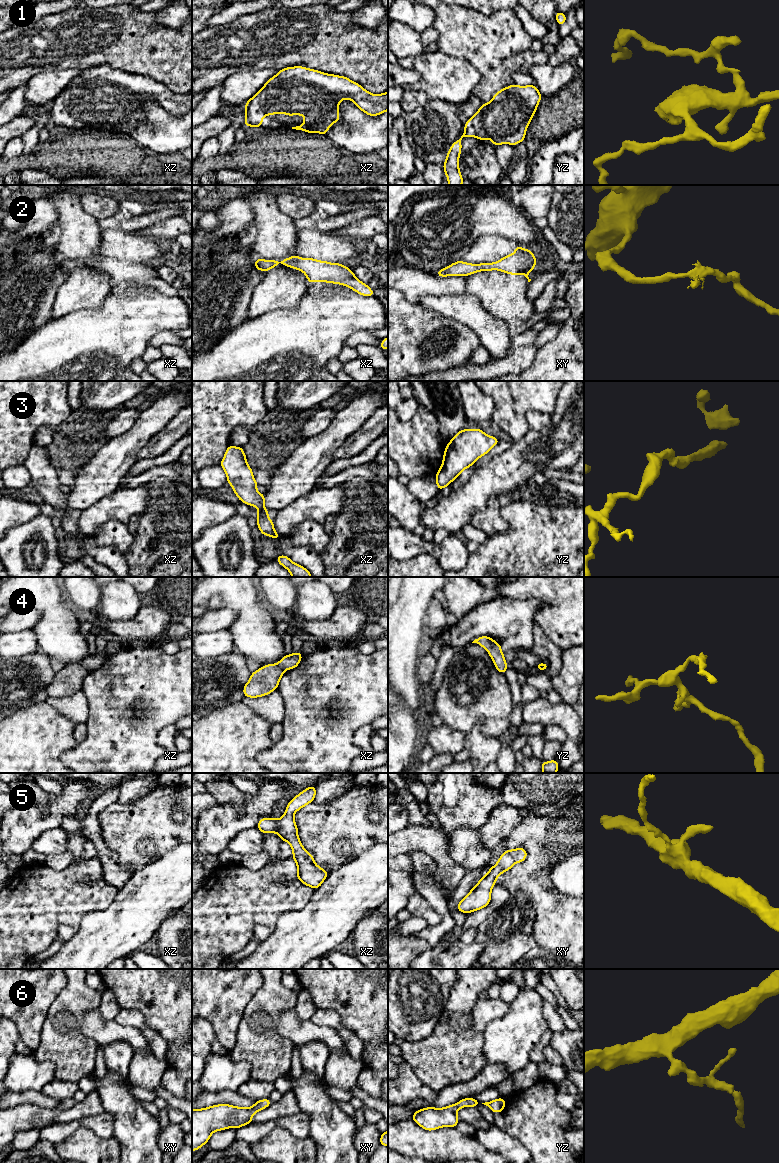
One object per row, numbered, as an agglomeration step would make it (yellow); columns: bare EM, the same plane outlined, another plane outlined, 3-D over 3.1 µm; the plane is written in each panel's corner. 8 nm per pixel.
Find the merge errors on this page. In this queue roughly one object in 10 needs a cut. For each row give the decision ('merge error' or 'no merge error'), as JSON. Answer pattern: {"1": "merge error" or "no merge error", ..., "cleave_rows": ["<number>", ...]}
{"1": "no merge error", "2": "no merge error", "3": "no merge error", "4": "no merge error", "5": "no merge error", "6": "no merge error", "cleave_rows": []}

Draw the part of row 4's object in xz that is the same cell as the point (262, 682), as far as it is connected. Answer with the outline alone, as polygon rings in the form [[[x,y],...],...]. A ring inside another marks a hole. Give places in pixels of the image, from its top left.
[[[302,653],[286,655],[277,664],[268,664],[251,673],[249,681],[243,688],[244,697],[257,698],[270,694],[278,689],[278,684],[286,670],[296,668]]]

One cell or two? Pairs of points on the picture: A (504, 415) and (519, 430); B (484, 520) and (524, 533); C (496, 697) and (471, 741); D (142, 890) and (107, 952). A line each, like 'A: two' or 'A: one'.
A: one
B: two
C: two
D: one

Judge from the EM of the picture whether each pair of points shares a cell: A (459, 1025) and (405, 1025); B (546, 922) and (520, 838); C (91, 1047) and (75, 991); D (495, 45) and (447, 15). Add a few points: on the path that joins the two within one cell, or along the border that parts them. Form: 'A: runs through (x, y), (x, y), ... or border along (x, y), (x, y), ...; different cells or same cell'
A: border along (446, 1004), (434, 1029), (419, 1041); different cells
B: runs through (546, 900), (526, 877), (532, 868), (532, 857); same cell
C: runs through (77, 1034), (75, 1032), (75, 1005); same cell
D: runs through (483, 40), (466, 34), (459, 27); same cell

